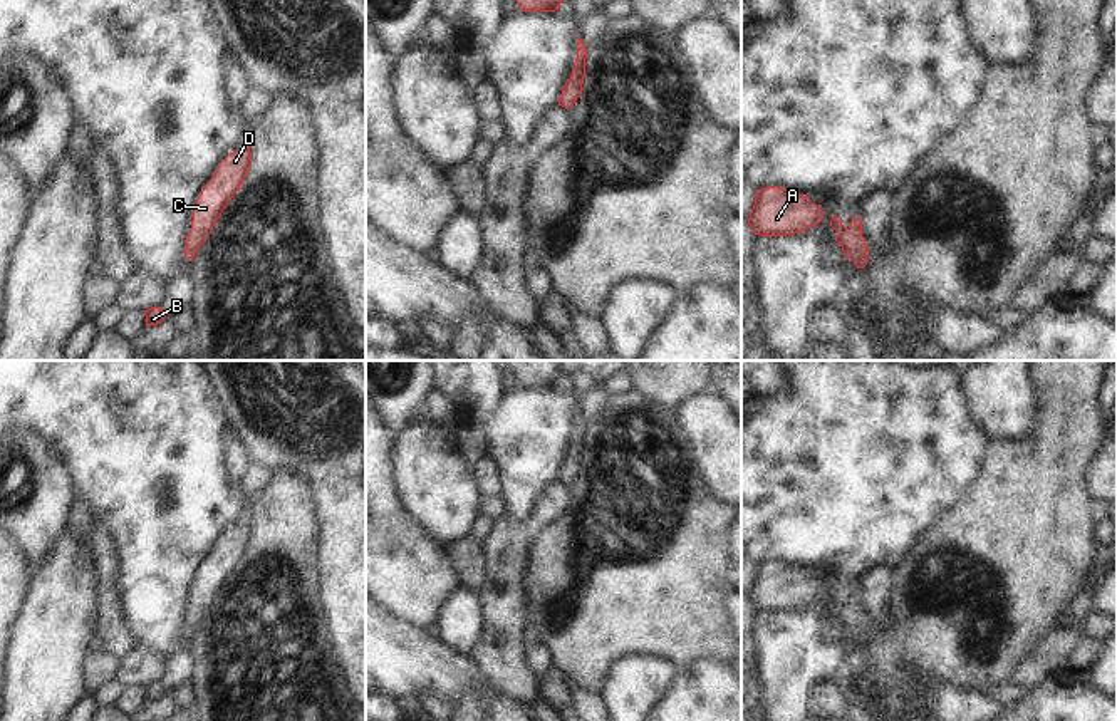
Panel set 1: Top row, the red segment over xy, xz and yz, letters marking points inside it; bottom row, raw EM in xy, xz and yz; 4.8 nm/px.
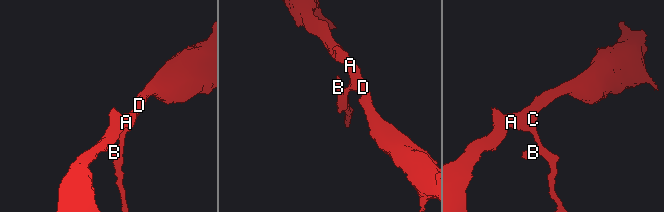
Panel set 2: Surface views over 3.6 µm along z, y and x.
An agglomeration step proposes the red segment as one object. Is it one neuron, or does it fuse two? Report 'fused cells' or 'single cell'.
single cell

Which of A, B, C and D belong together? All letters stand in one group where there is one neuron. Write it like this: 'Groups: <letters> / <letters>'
Groups: A B C D.

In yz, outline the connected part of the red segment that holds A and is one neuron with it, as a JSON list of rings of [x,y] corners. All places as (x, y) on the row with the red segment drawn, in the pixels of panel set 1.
[[[766,186],[756,189],[748,225],[755,235],[787,236],[808,230],[820,223],[822,218],[822,208],[812,203],[808,196],[798,195],[793,189]]]

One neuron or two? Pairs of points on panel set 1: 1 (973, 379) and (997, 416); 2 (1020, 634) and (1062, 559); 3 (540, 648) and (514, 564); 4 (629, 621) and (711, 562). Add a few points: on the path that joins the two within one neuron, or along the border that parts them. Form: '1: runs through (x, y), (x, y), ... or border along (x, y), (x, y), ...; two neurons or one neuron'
1: runs through (981, 388), (997, 403), (997, 408); one neuron
2: runs through (1020, 616), (1020, 601), (1044, 577); one neuron
3: border along (529, 624), (527, 663), (530, 666); two neurons
4: runs through (649, 601), (691, 562); one neuron

